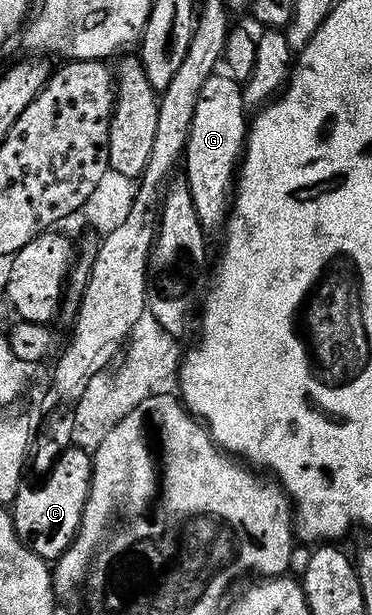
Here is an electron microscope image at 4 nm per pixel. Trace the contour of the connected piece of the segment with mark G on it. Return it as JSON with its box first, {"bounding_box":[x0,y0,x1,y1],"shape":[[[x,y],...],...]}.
{"bounding_box":[183,74,247,229],"shape":[[[221,74],[209,75],[199,89],[183,156],[183,178],[189,182],[195,213],[206,229],[220,228],[227,218],[247,134],[247,108],[241,96],[242,84]]]}

